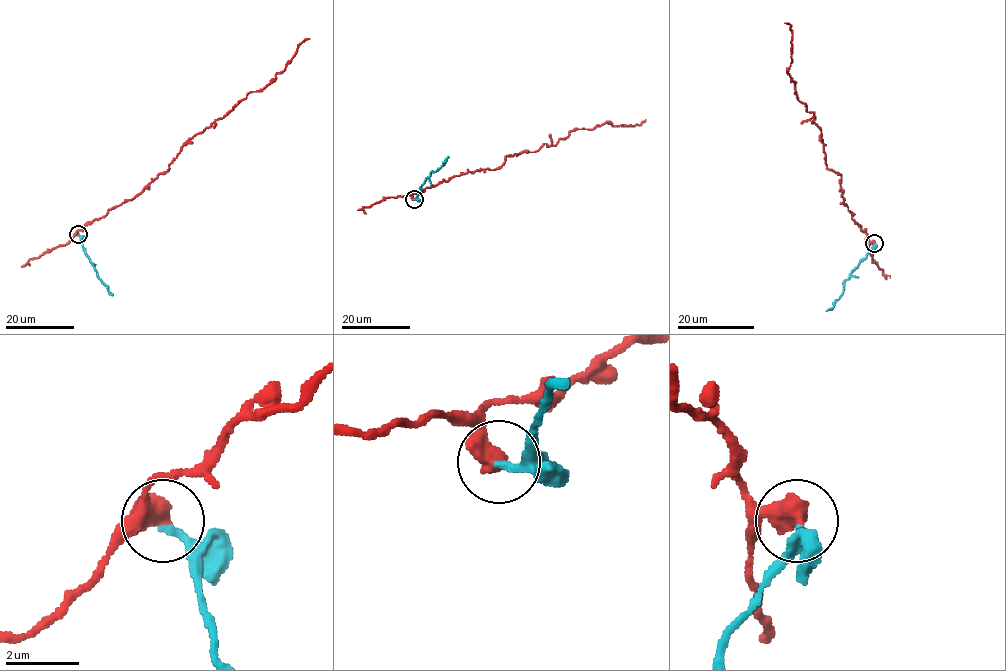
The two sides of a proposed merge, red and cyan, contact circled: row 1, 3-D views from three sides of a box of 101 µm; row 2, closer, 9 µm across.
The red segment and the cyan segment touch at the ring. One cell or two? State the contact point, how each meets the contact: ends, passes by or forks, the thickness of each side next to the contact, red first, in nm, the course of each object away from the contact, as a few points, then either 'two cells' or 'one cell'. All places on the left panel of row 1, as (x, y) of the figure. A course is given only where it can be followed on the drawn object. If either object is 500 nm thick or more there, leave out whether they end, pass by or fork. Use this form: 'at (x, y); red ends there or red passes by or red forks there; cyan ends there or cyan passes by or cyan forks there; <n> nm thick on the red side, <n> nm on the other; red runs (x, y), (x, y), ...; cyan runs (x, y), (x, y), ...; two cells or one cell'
at (78, 234); 650 nm thick on the red side, 220 nm on the other; red runs (78, 234), (78, 230), (138, 195), (169, 169), (181, 148), (250, 92), (264, 89), (309, 38); cyan runs (78, 234), (97, 277), (112, 295); two cells

